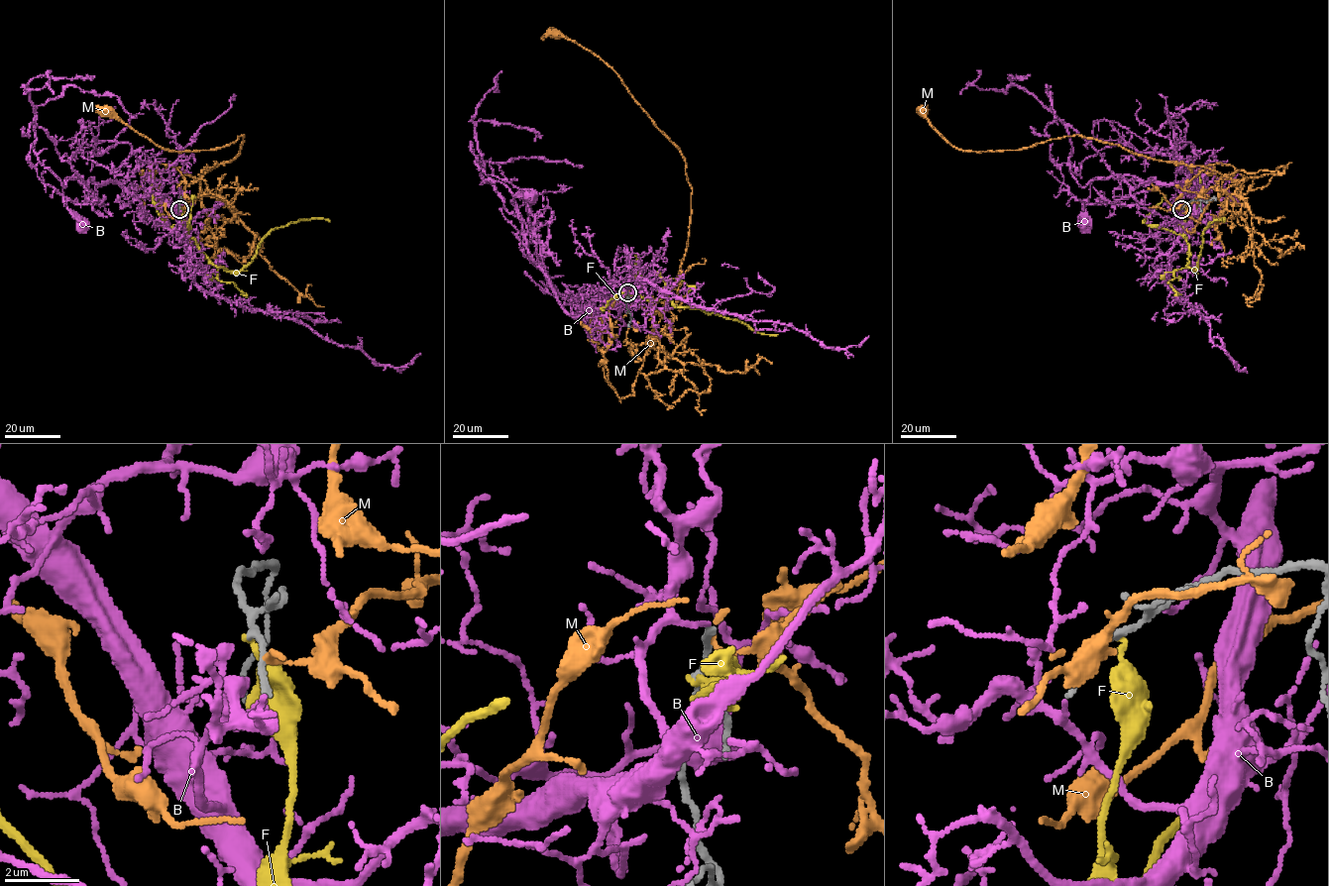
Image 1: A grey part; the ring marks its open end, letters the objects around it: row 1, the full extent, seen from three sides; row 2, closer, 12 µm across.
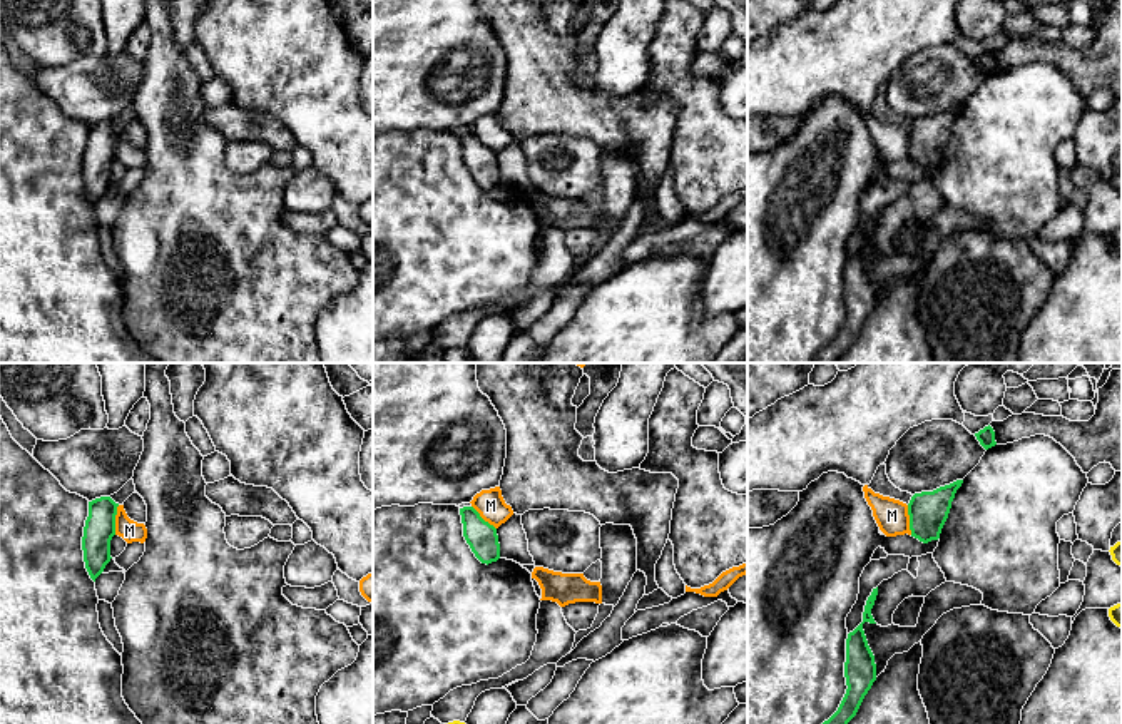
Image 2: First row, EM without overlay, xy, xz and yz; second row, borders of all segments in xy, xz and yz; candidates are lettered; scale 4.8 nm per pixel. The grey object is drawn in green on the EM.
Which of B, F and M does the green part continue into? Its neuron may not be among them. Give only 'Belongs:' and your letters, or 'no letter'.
Belongs: B

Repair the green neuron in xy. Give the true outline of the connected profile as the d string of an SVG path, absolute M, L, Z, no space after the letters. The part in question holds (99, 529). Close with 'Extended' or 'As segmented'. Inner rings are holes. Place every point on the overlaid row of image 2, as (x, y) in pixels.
M100 497L89 502L82 550L85 568L94 582L112 558L110 540L115 535L117 507L119 503L110 497Z. As segmented

